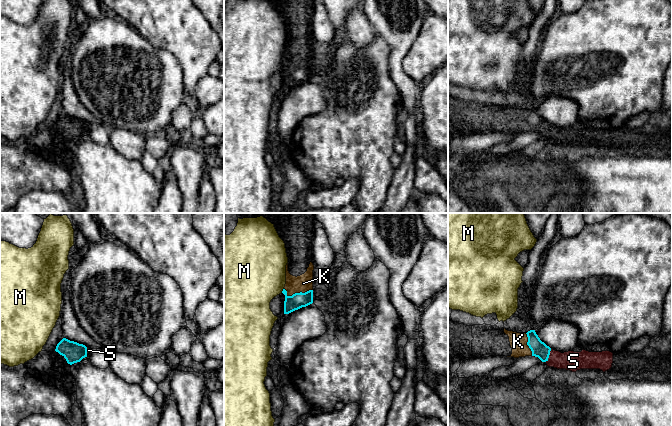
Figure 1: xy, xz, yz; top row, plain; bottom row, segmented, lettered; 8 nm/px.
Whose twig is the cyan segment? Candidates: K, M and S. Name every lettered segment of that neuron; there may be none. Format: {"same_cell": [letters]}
{"same_cell": ["K", "S"]}

